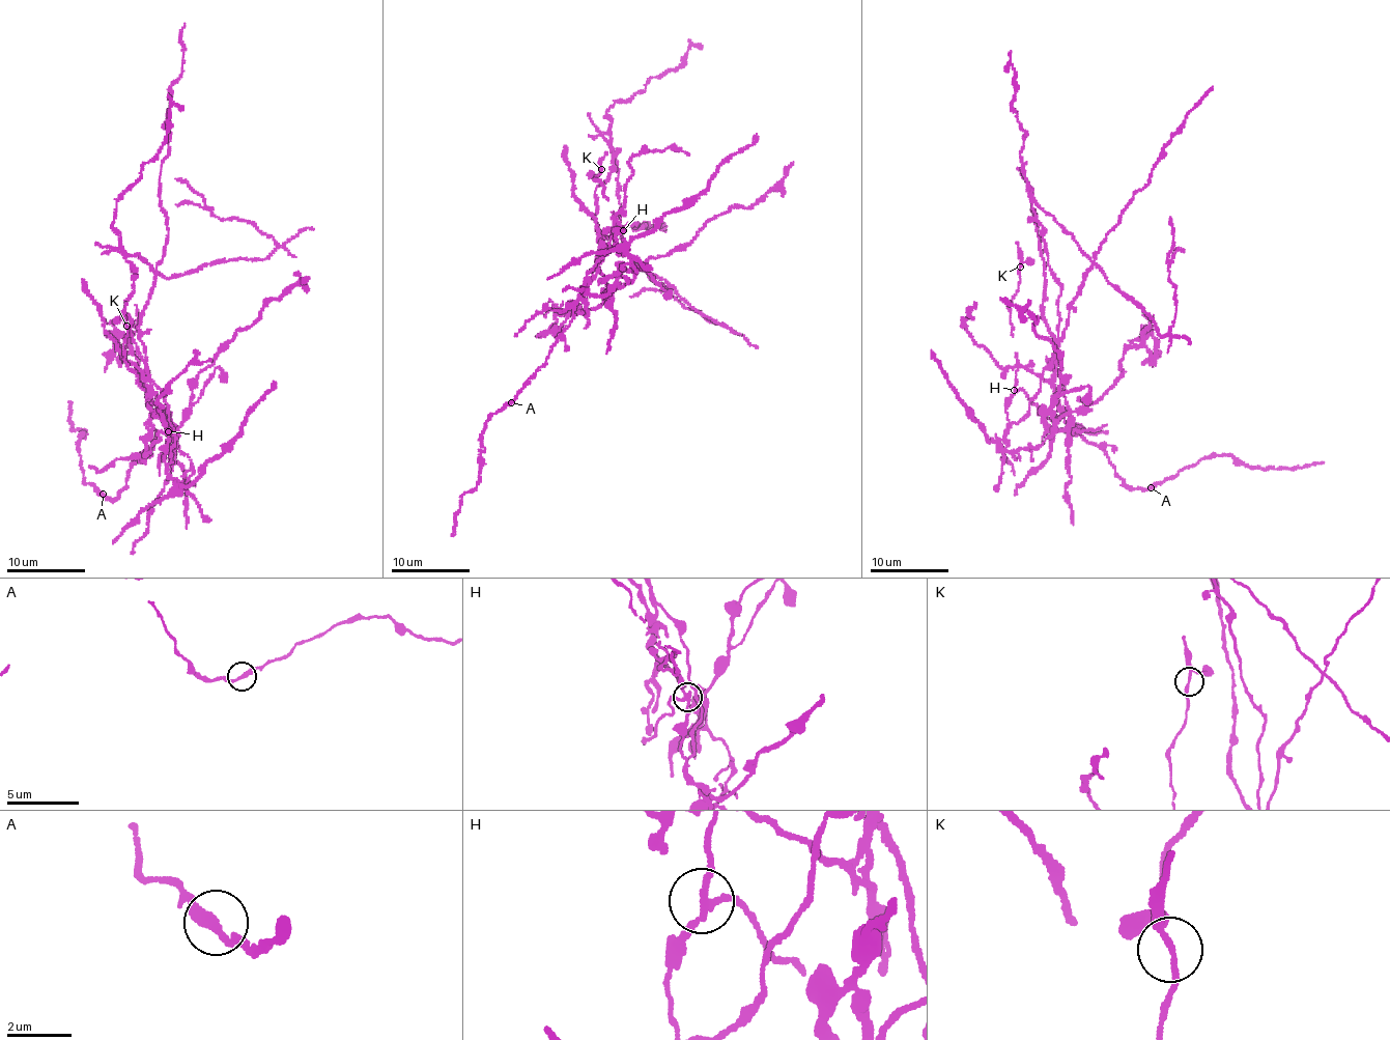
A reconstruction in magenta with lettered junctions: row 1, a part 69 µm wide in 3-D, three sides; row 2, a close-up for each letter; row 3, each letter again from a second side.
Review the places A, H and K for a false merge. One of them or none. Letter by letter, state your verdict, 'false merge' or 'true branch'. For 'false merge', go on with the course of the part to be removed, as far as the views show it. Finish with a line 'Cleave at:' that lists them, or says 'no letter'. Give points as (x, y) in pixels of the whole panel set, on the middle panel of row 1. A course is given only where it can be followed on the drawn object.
A: true branch
H: false merge; course (623, 230), (623, 254), (601, 243), (599, 231), (615, 225), (640, 264), (724, 326), (684, 308), (637, 266)
K: true branch
Cleave at: H

